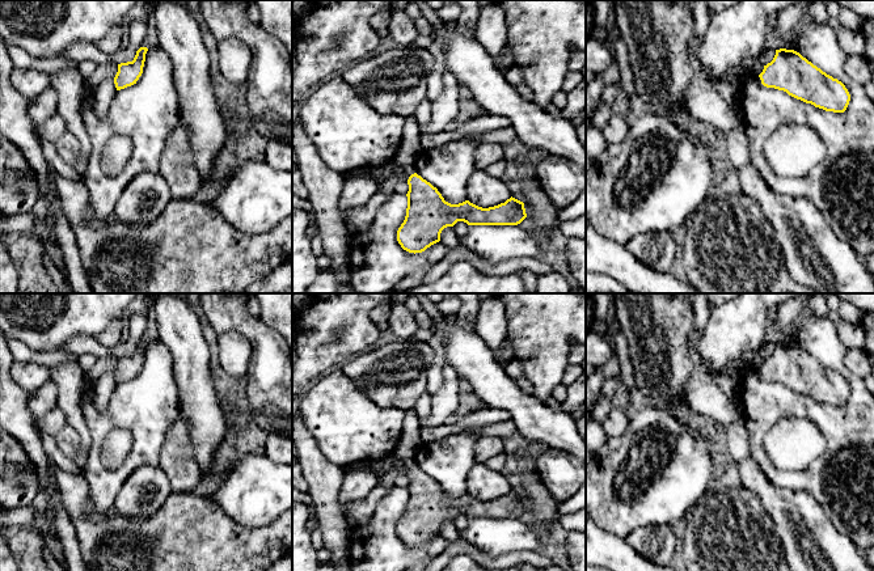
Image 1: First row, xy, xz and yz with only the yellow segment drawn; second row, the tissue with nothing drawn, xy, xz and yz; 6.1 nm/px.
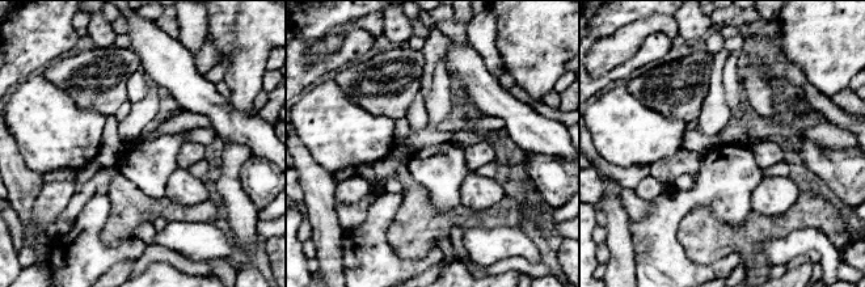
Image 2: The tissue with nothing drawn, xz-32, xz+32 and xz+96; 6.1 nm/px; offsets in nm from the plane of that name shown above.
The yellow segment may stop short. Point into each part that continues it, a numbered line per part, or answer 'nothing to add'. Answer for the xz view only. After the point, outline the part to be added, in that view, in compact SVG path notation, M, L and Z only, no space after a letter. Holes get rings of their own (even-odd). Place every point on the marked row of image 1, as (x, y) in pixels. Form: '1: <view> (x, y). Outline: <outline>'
1: xz (391, 168). Outline: M394 158L390 161L384 162L383 165L379 166L368 166L366 168L370 173L370 177L373 179L377 179L383 175L385 175L387 178L392 177L392 175L397 175L401 173L405 173L408 175L414 174L414 166L411 165L401 165L398 164Z

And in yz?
nothing to add

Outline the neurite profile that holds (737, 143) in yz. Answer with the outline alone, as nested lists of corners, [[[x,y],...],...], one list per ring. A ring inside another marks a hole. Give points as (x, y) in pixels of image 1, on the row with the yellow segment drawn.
[[[734,128],[726,132],[725,140],[729,158],[736,170],[740,170],[746,165],[751,164],[748,139],[743,128]]]

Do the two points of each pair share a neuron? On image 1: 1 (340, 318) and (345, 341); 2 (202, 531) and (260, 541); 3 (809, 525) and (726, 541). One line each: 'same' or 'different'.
1: same
2: same
3: different

